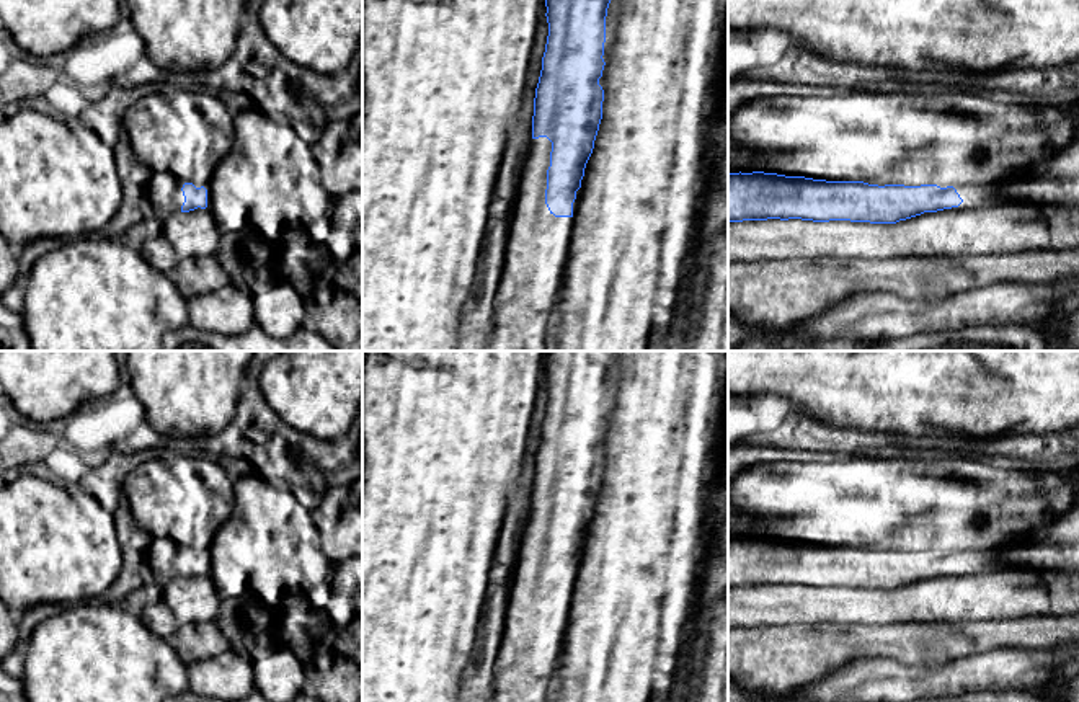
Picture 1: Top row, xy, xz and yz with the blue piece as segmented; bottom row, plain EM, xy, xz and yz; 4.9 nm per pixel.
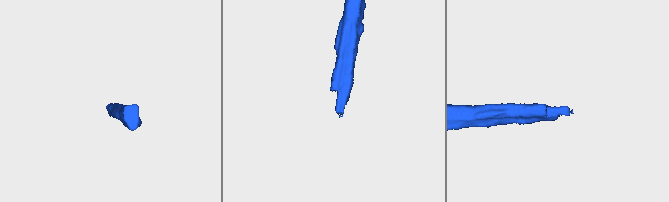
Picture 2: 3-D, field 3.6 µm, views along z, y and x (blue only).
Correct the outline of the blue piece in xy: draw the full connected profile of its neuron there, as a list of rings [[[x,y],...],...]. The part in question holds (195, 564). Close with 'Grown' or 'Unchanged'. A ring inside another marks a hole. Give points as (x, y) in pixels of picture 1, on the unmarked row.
[[[158,537],[150,540],[145,562],[152,568],[155,583],[165,586],[175,578],[209,575],[211,549],[184,547],[170,537]]]. Grown

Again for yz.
[[[728,539],[728,588],[801,584],[896,589],[924,578],[1007,568],[1001,547],[984,550],[868,550],[777,539]]]. Grown

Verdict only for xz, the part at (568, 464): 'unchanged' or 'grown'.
grown

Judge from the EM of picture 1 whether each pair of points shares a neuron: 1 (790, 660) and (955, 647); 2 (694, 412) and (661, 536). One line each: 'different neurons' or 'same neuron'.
1: same neuron
2: same neuron

